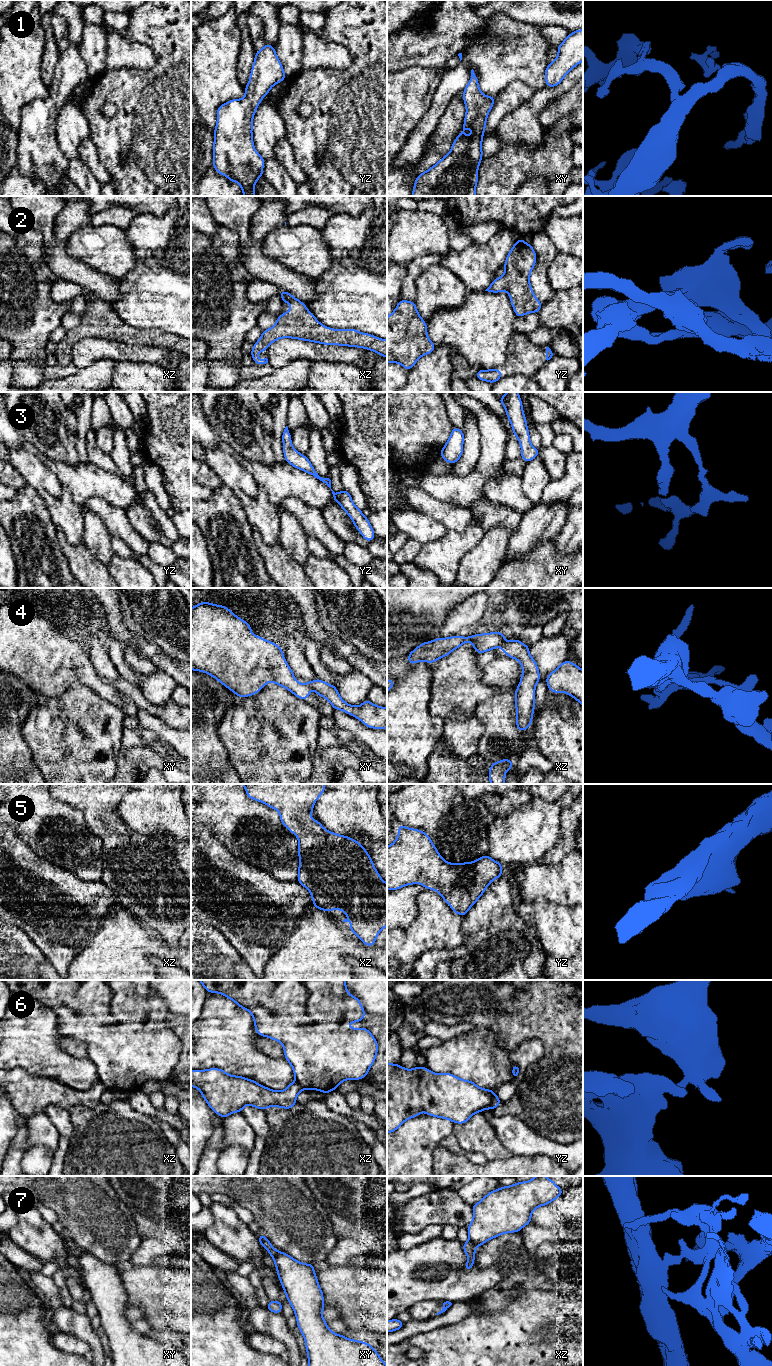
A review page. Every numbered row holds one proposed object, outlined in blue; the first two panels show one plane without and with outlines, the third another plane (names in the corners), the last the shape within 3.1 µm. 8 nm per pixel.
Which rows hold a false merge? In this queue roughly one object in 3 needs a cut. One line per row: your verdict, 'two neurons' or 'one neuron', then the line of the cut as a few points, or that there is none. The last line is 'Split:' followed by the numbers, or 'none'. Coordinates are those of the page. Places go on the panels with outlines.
1: one neuron; cut none
2: one neuron; cut none
3: one neuron; cut none
4: two neurons; cut xy (305, 684), (309, 688)
5: one neuron; cut none
6: two neurons; cut yz (494, 1093), (489, 1108)
7: two neurons; cut xy (278, 1251), (273, 1259)
Split: 4, 6, 7

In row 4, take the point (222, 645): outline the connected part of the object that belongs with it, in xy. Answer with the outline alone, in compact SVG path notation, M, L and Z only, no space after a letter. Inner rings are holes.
M200 602L199 604L191 608L191 670L205 672L209 674L213 678L217 679L225 687L230 689L235 695L238 695L240 698L255 695L257 692L263 689L265 684L268 682L273 682L277 685L286 688L287 690L292 692L296 697L304 701L307 700L310 694L310 688L306 684L301 684L295 679L294 673L289 667L288 663L286 662L282 648L280 646L258 635L253 636L251 626L243 619L239 618L237 615L234 615L228 607L216 604L214 605L209 602Z

